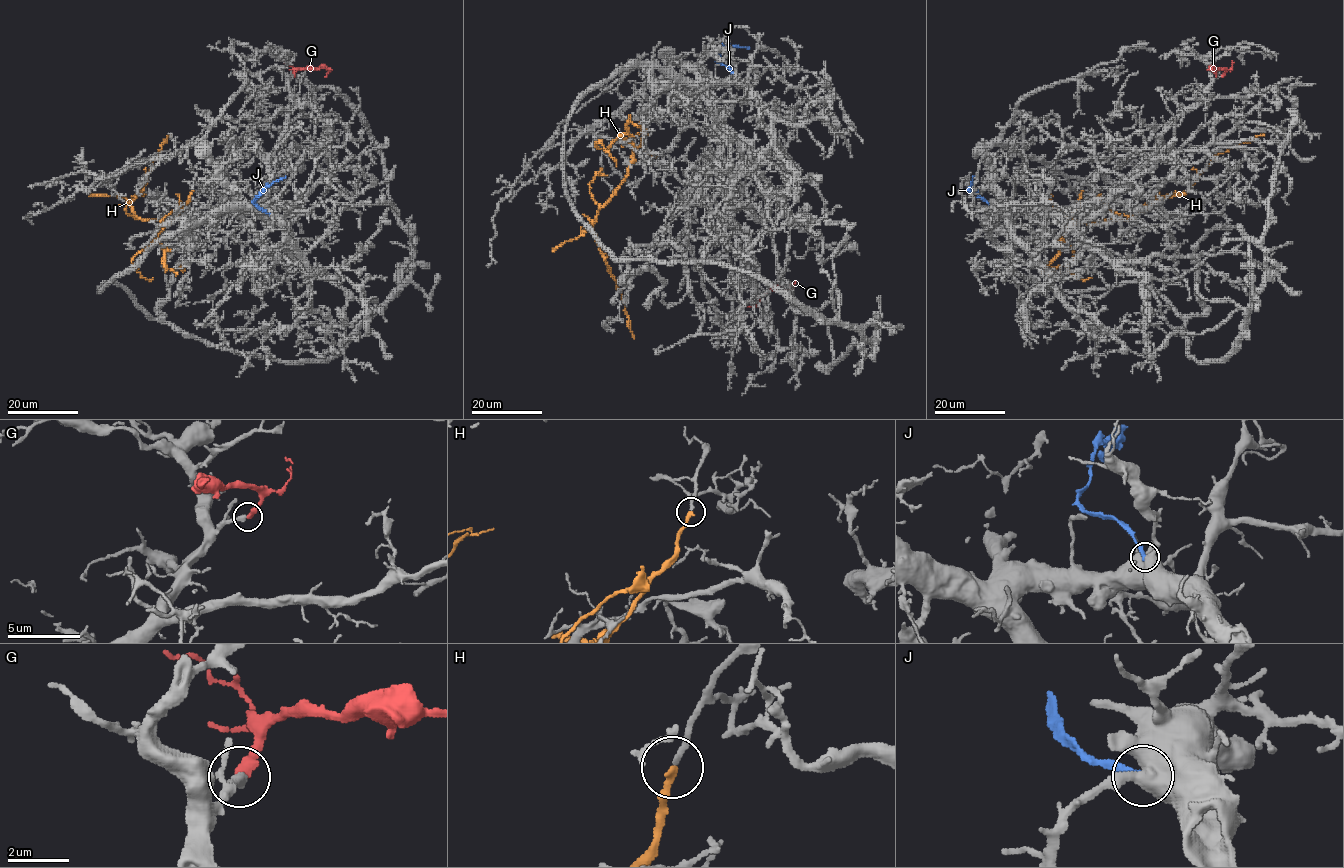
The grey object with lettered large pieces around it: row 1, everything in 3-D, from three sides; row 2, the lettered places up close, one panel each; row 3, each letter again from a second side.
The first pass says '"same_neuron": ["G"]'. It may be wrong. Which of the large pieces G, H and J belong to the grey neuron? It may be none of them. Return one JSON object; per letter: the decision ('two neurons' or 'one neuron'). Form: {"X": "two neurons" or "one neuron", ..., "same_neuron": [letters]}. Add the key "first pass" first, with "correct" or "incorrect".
{"first pass": "correct", "G": "one neuron", "H": "two neurons", "J": "two neurons", "same_neuron": ["G"]}

